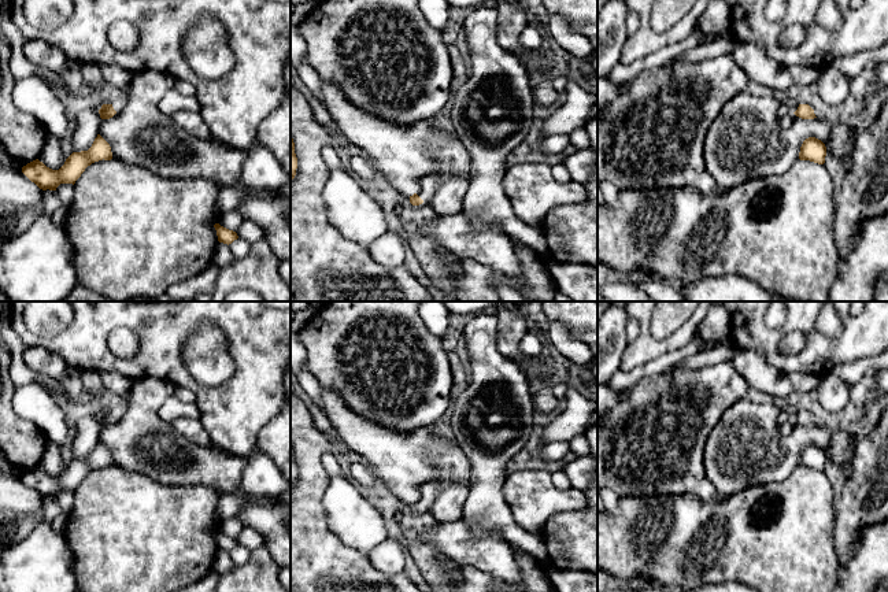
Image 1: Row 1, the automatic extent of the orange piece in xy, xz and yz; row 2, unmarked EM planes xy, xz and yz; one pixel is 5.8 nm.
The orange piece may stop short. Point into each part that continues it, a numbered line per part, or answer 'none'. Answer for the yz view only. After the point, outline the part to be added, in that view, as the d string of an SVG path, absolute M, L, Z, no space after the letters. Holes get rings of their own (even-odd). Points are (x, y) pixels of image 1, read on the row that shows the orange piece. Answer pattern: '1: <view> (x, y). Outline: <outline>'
1: yz (791, 106). Outline: M780 95L780 99L787 112L795 112L798 110L799 103L795 101L789 95Z

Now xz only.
1: xz (426, 187). Outline: M426 175L422 177L421 180L417 181L415 186L417 190L415 193L422 199L429 201L437 188L448 178L449 175Z

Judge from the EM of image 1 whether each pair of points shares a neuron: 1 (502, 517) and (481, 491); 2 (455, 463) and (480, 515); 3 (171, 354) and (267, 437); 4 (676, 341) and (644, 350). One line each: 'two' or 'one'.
1: one
2: two
3: two
4: one

